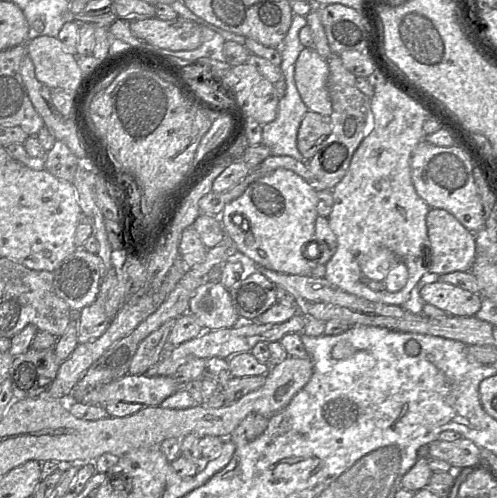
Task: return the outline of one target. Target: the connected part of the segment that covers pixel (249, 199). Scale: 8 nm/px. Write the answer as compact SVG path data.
M279 168L251 183L241 196L229 202L215 217L222 224L226 238L234 242L249 264L285 274L310 276L318 263L305 256L305 249L313 241L315 232L315 221L318 217L317 193L311 183L295 172Z

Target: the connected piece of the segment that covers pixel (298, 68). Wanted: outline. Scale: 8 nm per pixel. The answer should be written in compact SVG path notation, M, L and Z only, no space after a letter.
M313 47L304 48L295 64L295 84L308 110L323 116L330 116L332 113L332 103L328 91L328 77L328 59L319 55Z

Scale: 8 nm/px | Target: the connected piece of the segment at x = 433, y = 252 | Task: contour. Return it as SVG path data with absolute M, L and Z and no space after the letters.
M430 208L426 225L431 276L470 271L476 256L475 234L468 231L451 213L440 208Z

